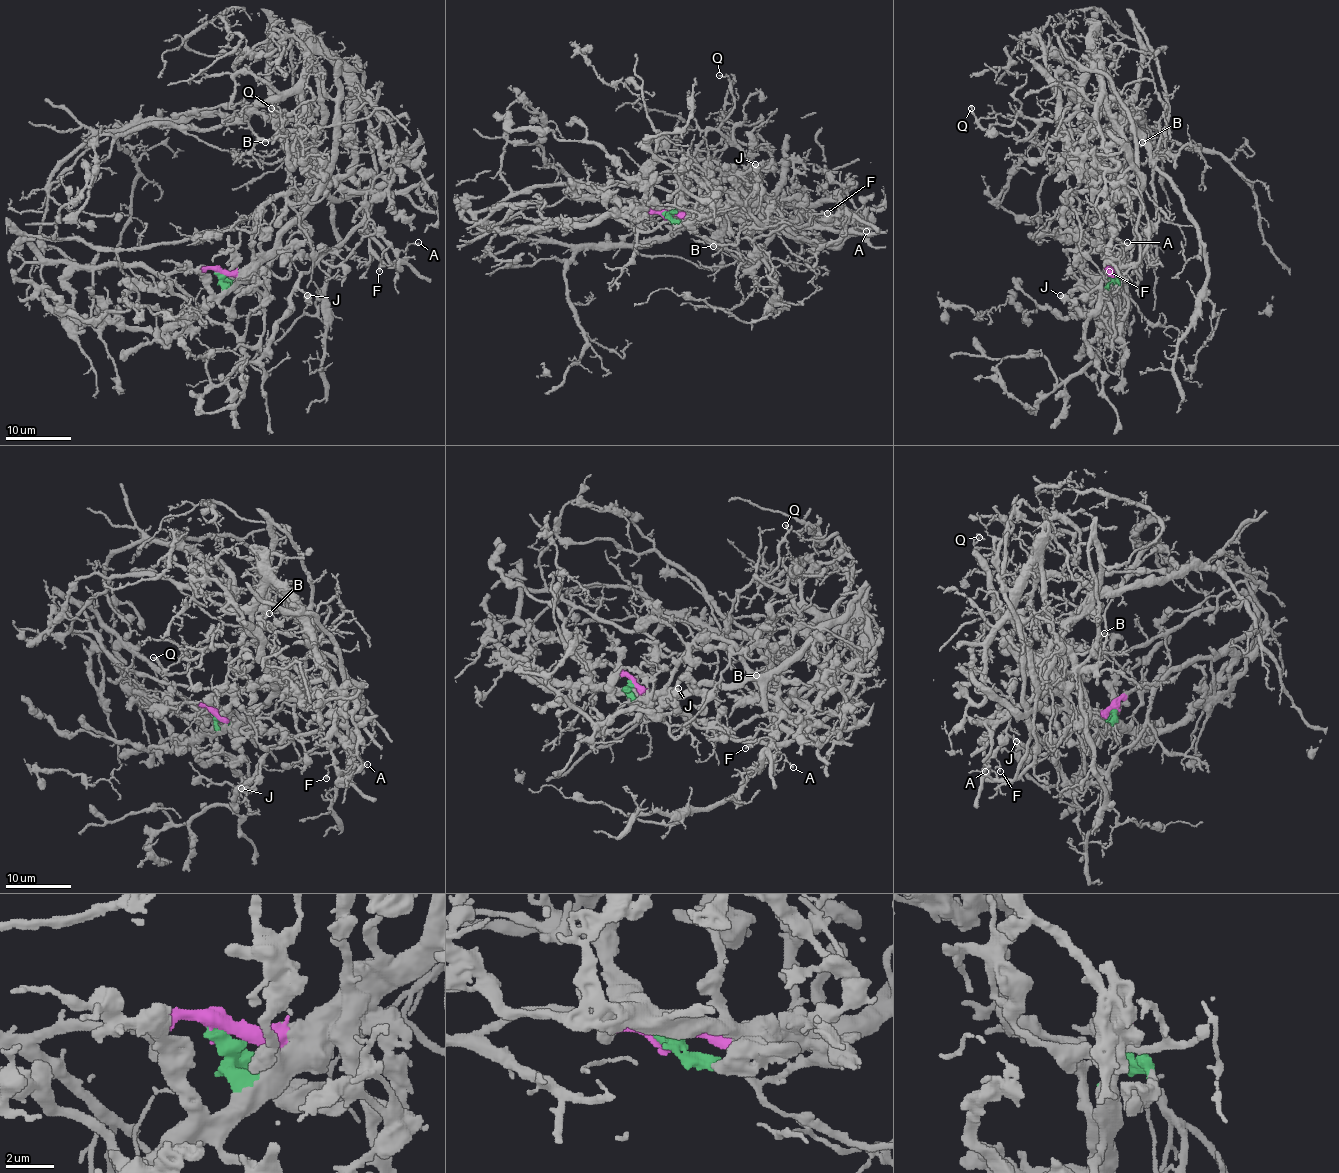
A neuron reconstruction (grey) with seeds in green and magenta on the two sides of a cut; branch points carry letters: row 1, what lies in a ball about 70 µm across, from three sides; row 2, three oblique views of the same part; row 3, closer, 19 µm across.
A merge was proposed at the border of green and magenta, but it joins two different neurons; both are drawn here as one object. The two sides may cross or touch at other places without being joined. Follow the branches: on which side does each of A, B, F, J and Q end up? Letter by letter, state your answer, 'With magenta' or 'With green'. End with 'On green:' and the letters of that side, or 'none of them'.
A: With magenta
B: With green
F: With magenta
J: With magenta
Q: With green
On green: B, Q

